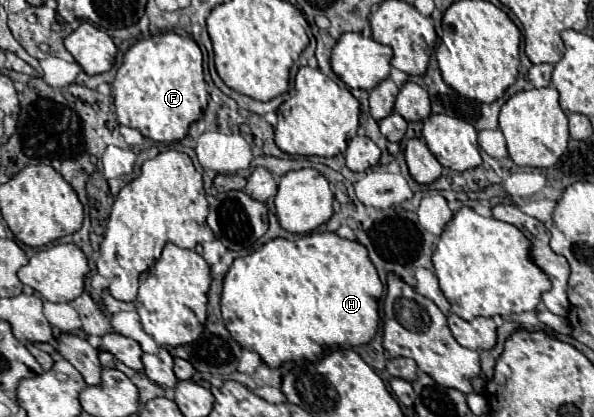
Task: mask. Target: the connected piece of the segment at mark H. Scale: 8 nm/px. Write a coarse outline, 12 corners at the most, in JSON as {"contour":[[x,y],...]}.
{"contour":[[335,232],[269,240],[221,316],[267,366],[377,332],[381,280]]}

